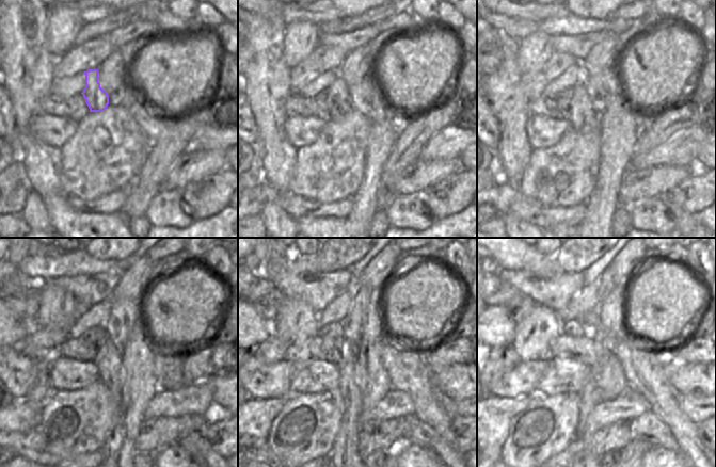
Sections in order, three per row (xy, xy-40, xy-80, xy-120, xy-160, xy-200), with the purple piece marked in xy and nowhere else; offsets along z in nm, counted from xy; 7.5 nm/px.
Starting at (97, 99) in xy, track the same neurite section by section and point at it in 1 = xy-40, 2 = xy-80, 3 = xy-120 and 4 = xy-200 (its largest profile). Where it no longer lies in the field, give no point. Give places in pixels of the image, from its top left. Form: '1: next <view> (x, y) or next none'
1: next xy-40 (339, 105)
2: next xy-80 (583, 117)
3: next xy-120 (107, 359)
4: next xy-200 (589, 395)

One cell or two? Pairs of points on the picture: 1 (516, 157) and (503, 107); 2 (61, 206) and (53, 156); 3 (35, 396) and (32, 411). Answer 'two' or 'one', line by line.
1: one
2: one
3: two

